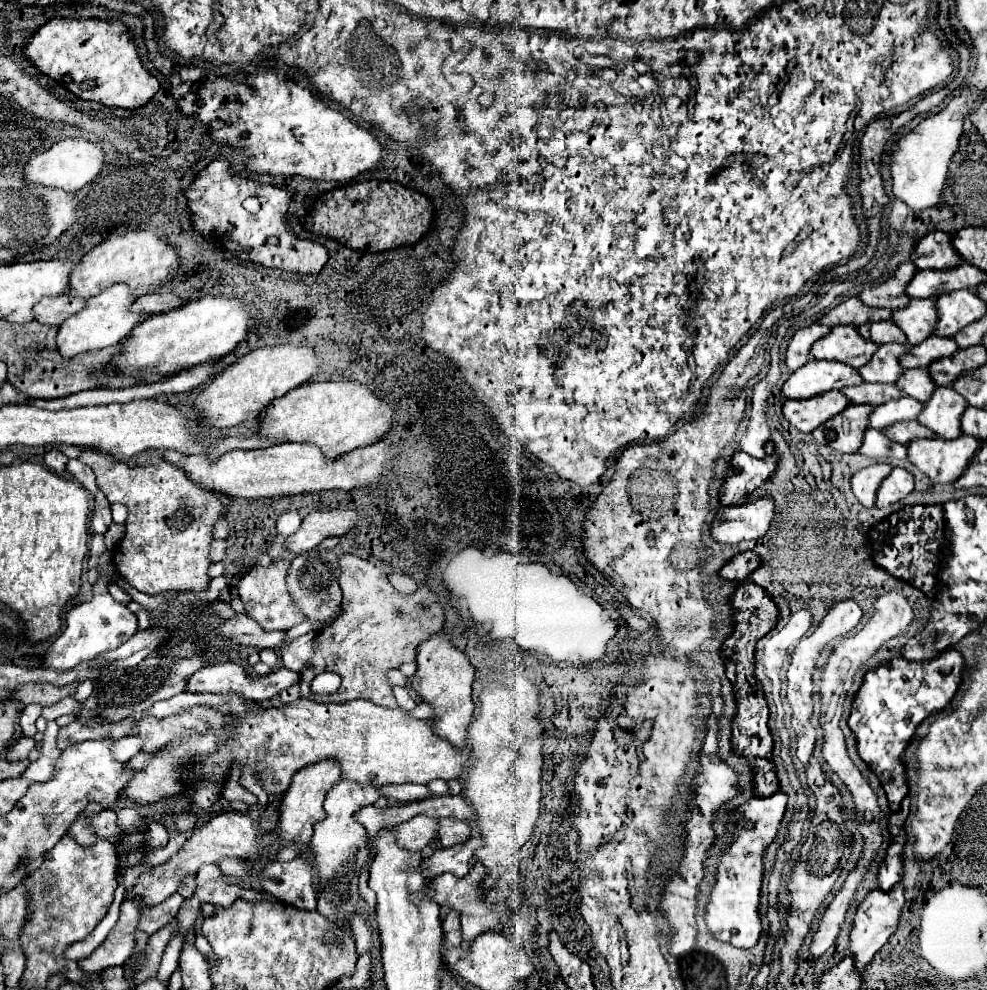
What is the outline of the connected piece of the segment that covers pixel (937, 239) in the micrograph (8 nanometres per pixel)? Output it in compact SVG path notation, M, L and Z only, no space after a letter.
M943 231L927 233L913 249L911 255L917 269L955 269L963 263L961 255L951 243L951 235Z

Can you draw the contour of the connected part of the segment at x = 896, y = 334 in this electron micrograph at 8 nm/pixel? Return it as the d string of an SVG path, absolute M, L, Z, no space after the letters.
M877 321L877 323L869 323L869 325L861 325L859 333L875 343L907 343L907 337L901 329L897 329L897 325L893 321Z

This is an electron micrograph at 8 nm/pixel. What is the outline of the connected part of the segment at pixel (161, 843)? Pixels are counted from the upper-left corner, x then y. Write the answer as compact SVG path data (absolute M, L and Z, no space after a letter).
M151 823L151 831L148 832L148 835L145 845L149 845L152 848L164 847L169 841L165 827L159 823Z

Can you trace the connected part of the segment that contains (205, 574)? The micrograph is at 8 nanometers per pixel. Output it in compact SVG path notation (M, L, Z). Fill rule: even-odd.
M83 449L79 461L89 465L97 475L97 485L109 499L109 503L123 503L129 507L127 529L123 541L113 549L113 565L117 565L119 575L137 591L157 595L167 589L195 589L203 591L209 585L209 547L213 541L213 527L219 517L223 517L223 501L219 493L207 491L195 485L185 471L163 461L153 459L145 467L129 467L123 461L117 461L105 453L97 453L91 449Z

